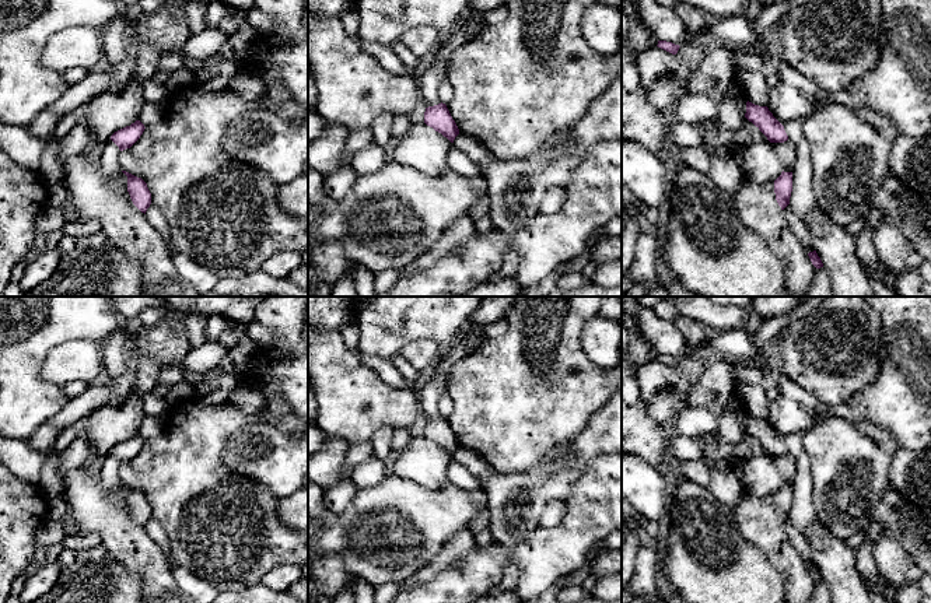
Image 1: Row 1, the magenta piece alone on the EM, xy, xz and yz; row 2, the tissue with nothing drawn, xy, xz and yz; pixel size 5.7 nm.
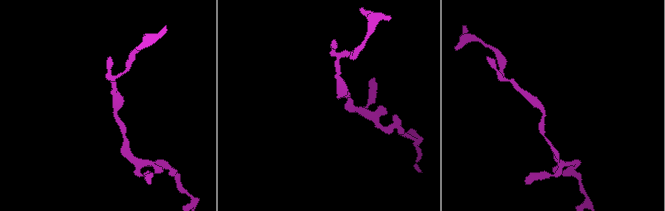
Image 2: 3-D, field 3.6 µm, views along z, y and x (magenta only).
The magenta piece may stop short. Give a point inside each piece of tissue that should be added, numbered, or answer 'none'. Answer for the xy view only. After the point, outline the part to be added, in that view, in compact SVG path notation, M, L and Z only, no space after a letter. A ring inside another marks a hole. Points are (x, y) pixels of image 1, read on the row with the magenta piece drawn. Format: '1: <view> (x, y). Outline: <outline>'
none

